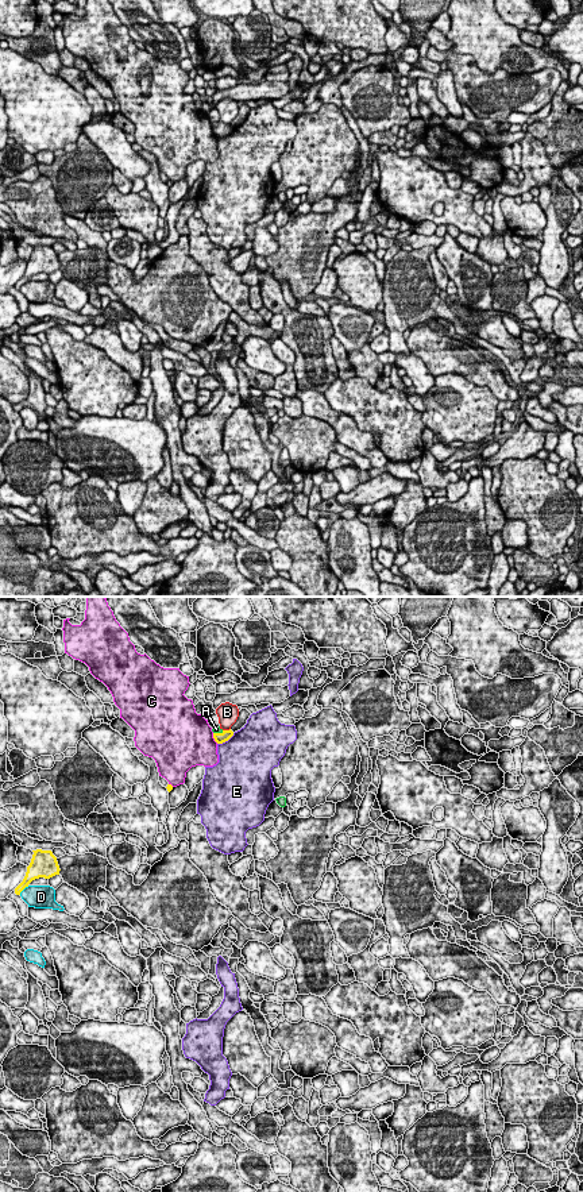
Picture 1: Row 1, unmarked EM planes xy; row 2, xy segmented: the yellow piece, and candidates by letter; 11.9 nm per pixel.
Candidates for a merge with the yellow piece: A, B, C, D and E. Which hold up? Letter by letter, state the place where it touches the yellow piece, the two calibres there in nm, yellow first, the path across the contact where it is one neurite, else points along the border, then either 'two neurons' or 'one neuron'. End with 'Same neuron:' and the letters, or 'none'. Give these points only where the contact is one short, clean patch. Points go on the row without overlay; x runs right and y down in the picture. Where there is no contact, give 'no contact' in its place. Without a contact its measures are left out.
A: meets yellow in xy at (217, 128); 130 nm thick on the yellow side, 60 nm on the other; runs through xy (219, 132), (217, 128), (216, 124); one neuron
B: meets yellow in xy at (226, 126); 130 nm thick on the yellow side, 240 nm on the other; two neurons
C: meets yellow in xy at (213, 132); 130 nm thick on the yellow side, 500 nm on the other; two neurons
D: meets yellow in xy at (23, 284); 190 nm thick on the yellow side, 280 nm on the other; two neurons
E: meets yellow in xy at (226, 135); 130 nm thick on the yellow side, 480 nm on the other; two neurons
Same neuron: A

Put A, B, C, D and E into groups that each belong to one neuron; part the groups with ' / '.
A / B / C / D / E

